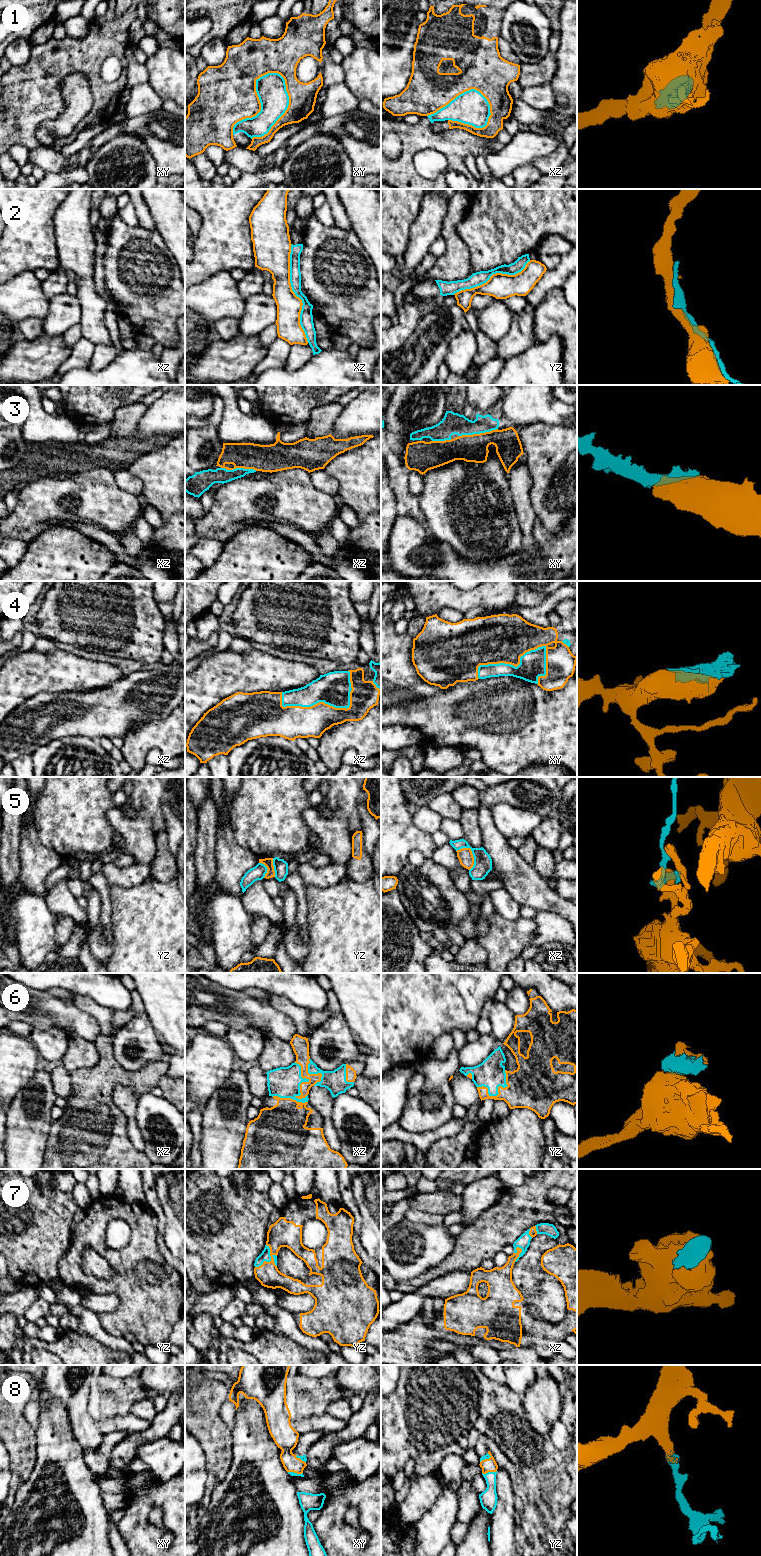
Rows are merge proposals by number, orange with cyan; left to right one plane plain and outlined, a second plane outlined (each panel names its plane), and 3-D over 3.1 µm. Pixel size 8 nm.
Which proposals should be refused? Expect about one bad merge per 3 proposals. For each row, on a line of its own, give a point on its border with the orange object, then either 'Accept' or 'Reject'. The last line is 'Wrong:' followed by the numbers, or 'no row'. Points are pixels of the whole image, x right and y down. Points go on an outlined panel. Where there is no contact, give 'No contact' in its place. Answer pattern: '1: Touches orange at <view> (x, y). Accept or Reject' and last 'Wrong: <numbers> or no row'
1: Touches orange at xy (259, 101). Reject
2: Touches orange at xz (294, 293). Reject
3: Touches orange at xy (478, 434). Accept
4: Touches orange at xy (509, 663). Accept
5: Touches orange at xz (471, 853). Reject
6: Touches orange at xz (303, 1082). Accept
7: Touches orange at yz (271, 1260). Accept
8: Touches orange at yz (489, 1471). Accept
Wrong: 1, 2, 5

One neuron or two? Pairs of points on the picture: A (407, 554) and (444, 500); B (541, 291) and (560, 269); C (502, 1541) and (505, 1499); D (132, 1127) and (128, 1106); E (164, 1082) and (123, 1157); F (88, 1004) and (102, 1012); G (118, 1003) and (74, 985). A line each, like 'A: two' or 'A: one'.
A: two
B: one
C: one
D: one
E: two
F: one
G: one

